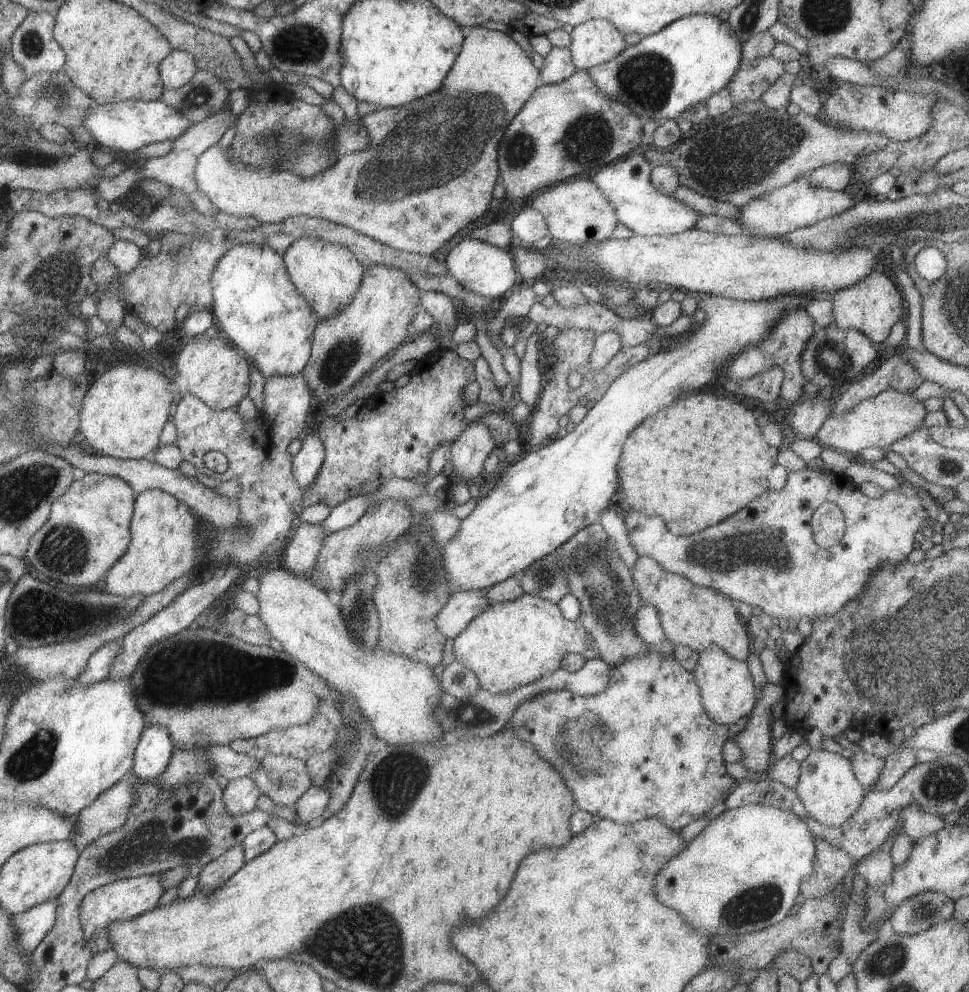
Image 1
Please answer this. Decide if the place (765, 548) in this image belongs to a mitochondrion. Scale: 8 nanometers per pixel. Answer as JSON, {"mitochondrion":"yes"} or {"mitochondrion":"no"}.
{"mitochondrion":"yes"}

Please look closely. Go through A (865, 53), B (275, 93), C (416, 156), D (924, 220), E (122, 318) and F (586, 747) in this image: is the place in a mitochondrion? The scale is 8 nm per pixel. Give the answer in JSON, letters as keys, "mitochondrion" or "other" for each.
{"A":"other","B":"other","C":"mitochondrion","D":"mitochondrion","E":"other","F":"mitochondrion"}

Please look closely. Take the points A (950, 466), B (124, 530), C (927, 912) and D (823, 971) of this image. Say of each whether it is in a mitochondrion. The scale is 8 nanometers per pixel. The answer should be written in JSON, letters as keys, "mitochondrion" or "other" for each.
{"A":"mitochondrion","B":"other","C":"other","D":"other"}

